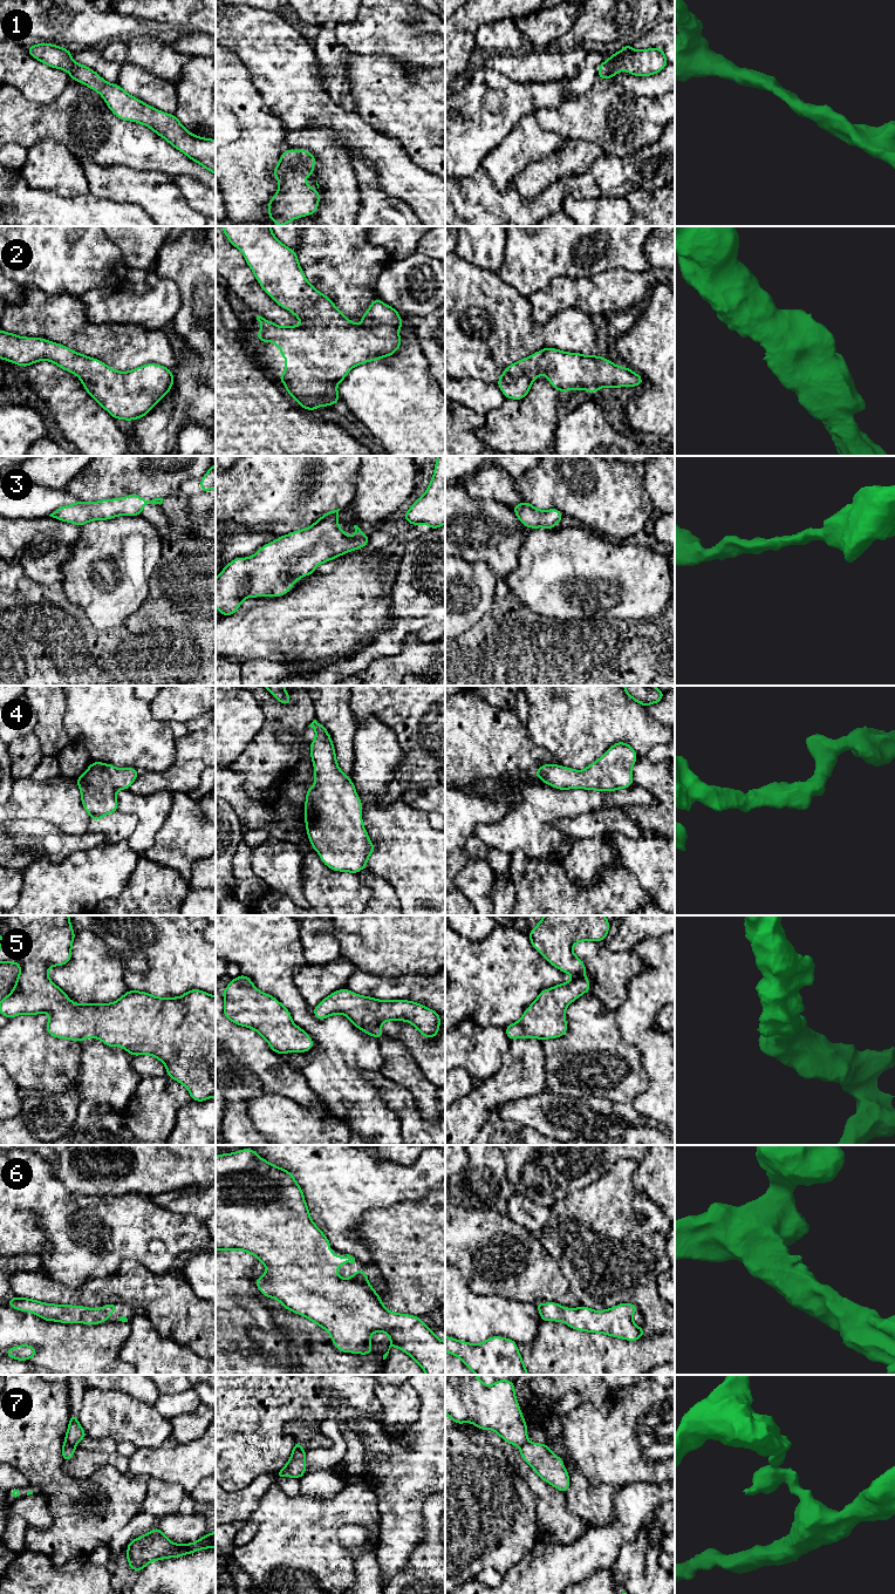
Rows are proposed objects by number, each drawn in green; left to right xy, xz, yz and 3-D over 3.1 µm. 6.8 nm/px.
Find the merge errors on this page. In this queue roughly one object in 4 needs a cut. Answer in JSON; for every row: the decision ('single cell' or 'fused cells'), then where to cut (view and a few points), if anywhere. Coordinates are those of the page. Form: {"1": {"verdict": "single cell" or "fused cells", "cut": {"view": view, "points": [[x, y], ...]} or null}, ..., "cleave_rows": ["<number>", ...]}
{"1": {"verdict": "single cell", "cut": null}, "2": {"verdict": "single cell", "cut": null}, "3": {"verdict": "single cell", "cut": null}, "4": {"verdict": "single cell", "cut": null}, "5": {"verdict": "single cell", "cut": null}, "6": {"verdict": "single cell", "cut": null}, "7": {"verdict": "fused cells", "cut": {"view": "xy", "points": [[65, 1441], [75, 1445]]}}, "cleave_rows": ["7"]}

